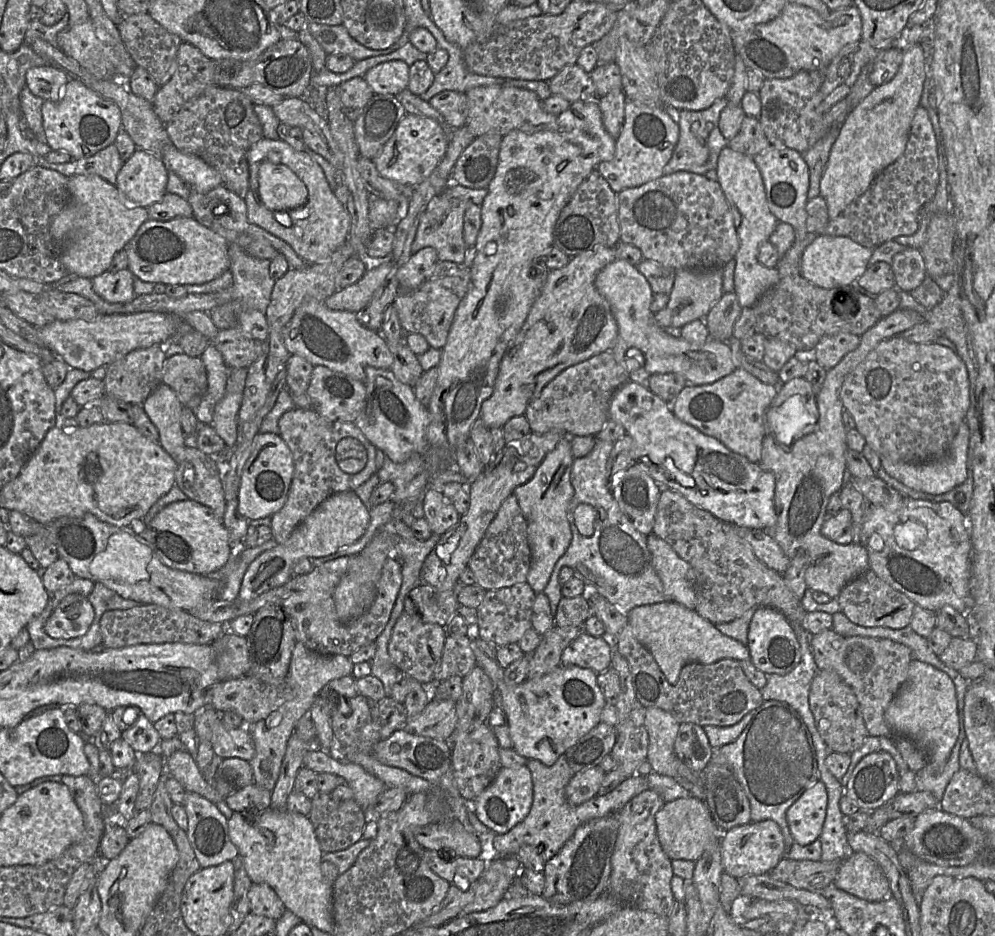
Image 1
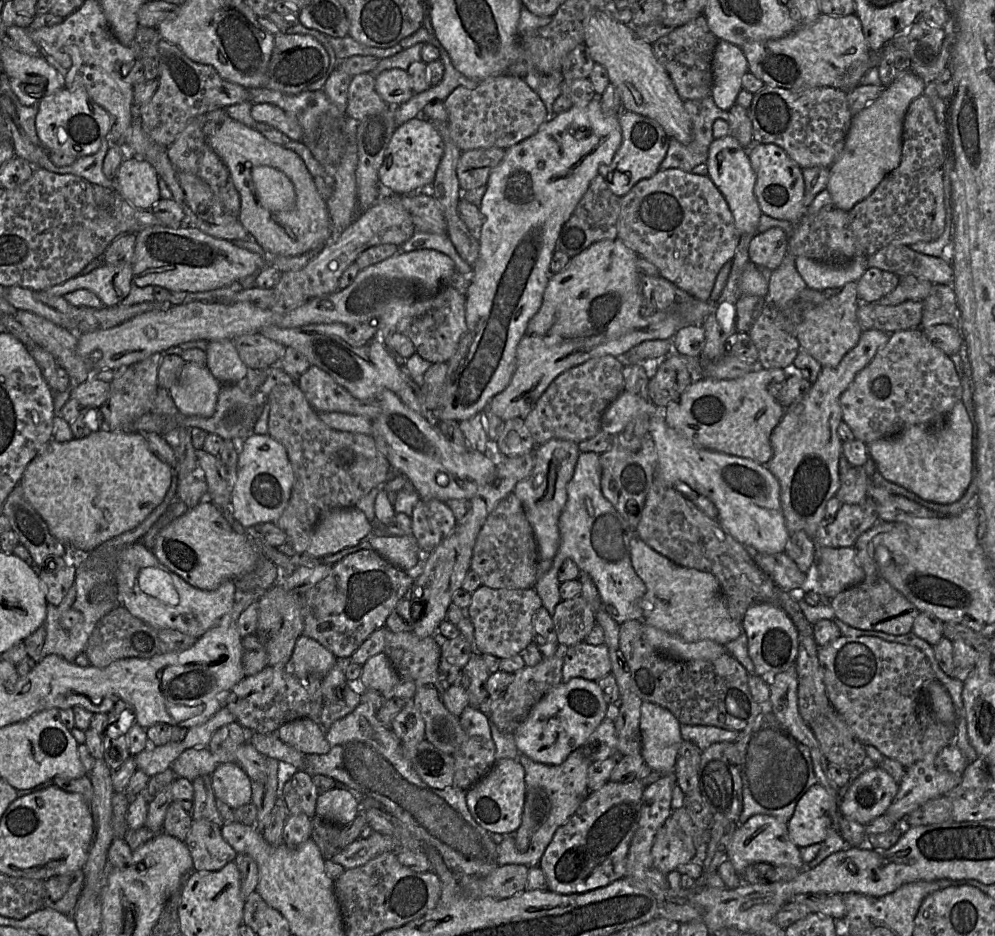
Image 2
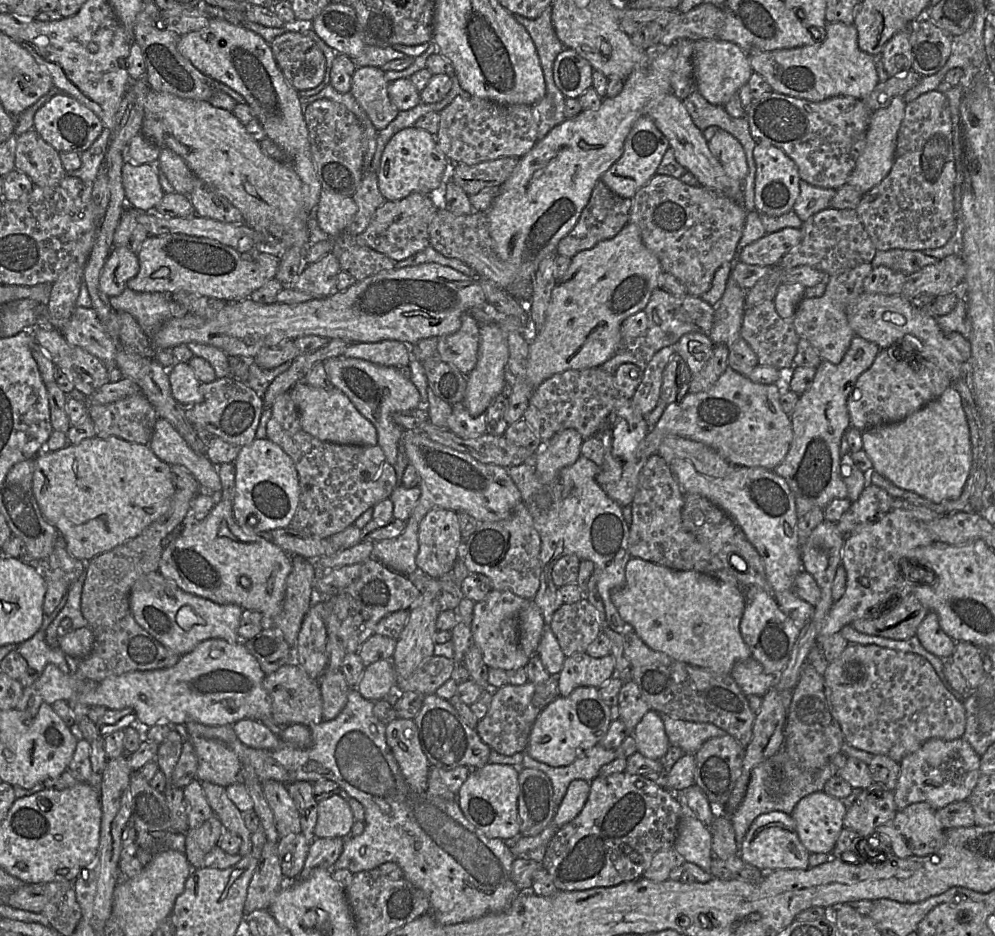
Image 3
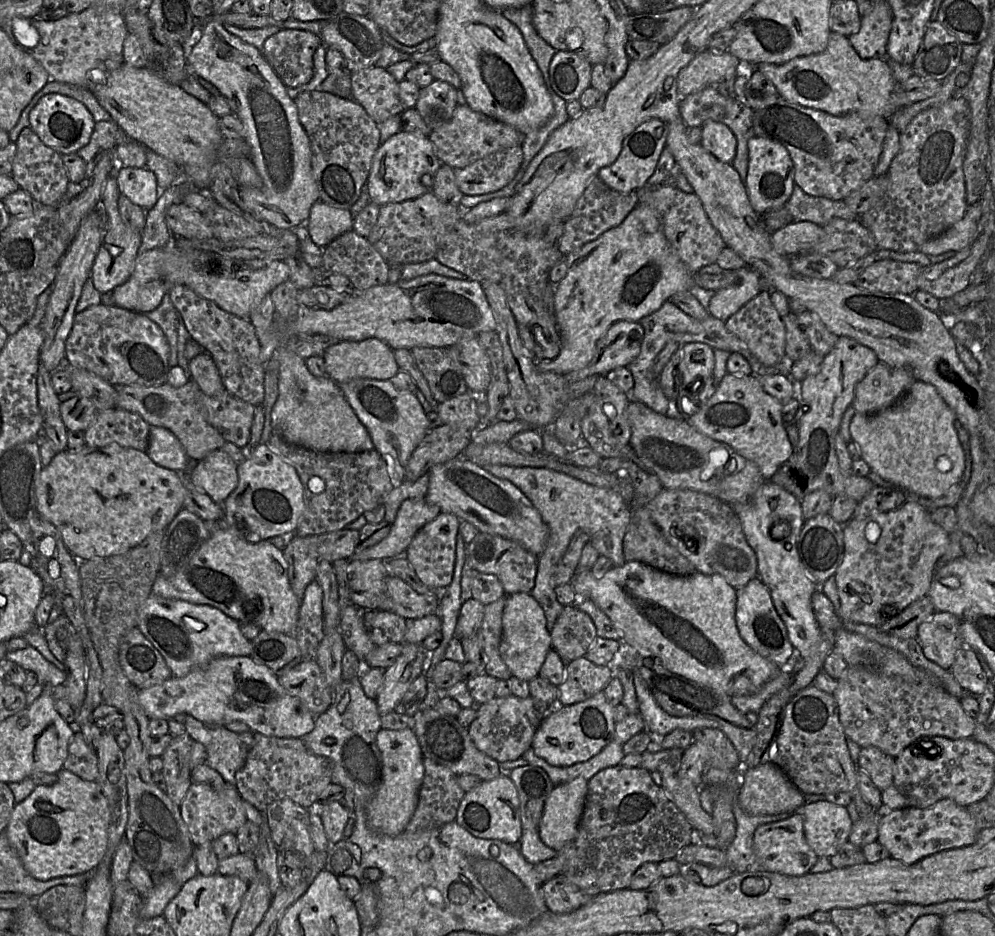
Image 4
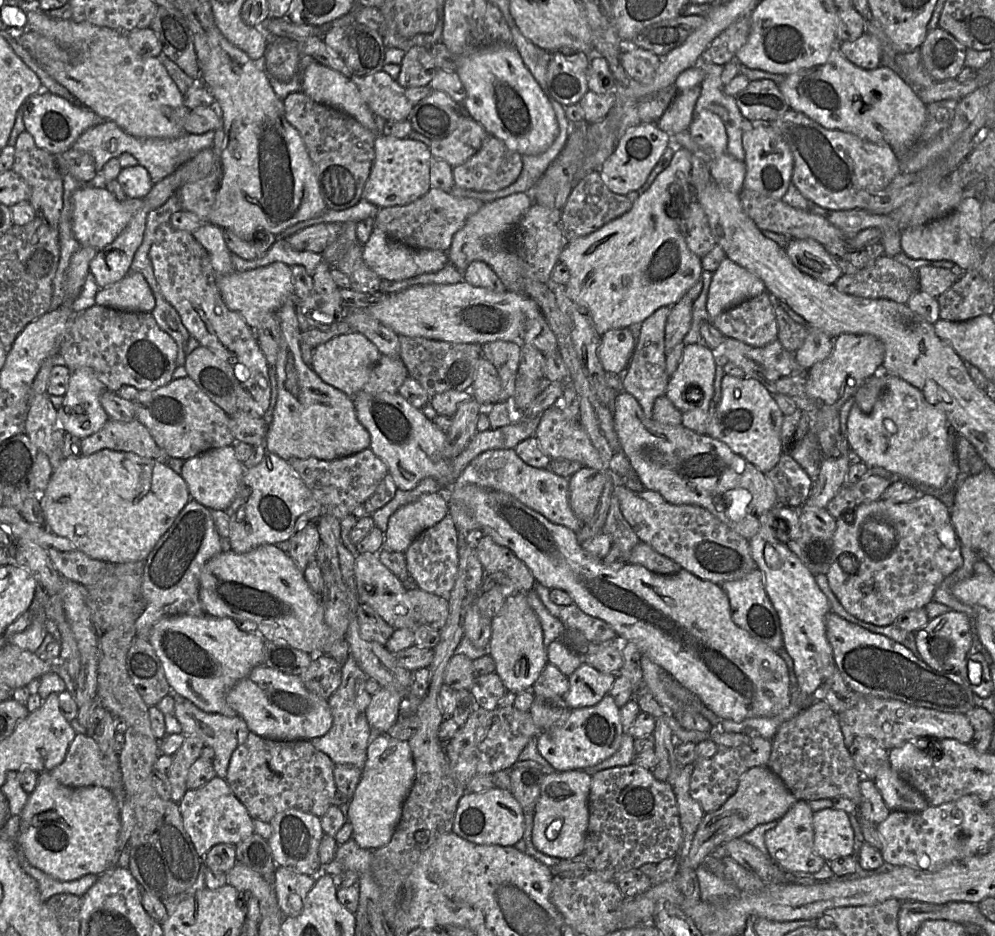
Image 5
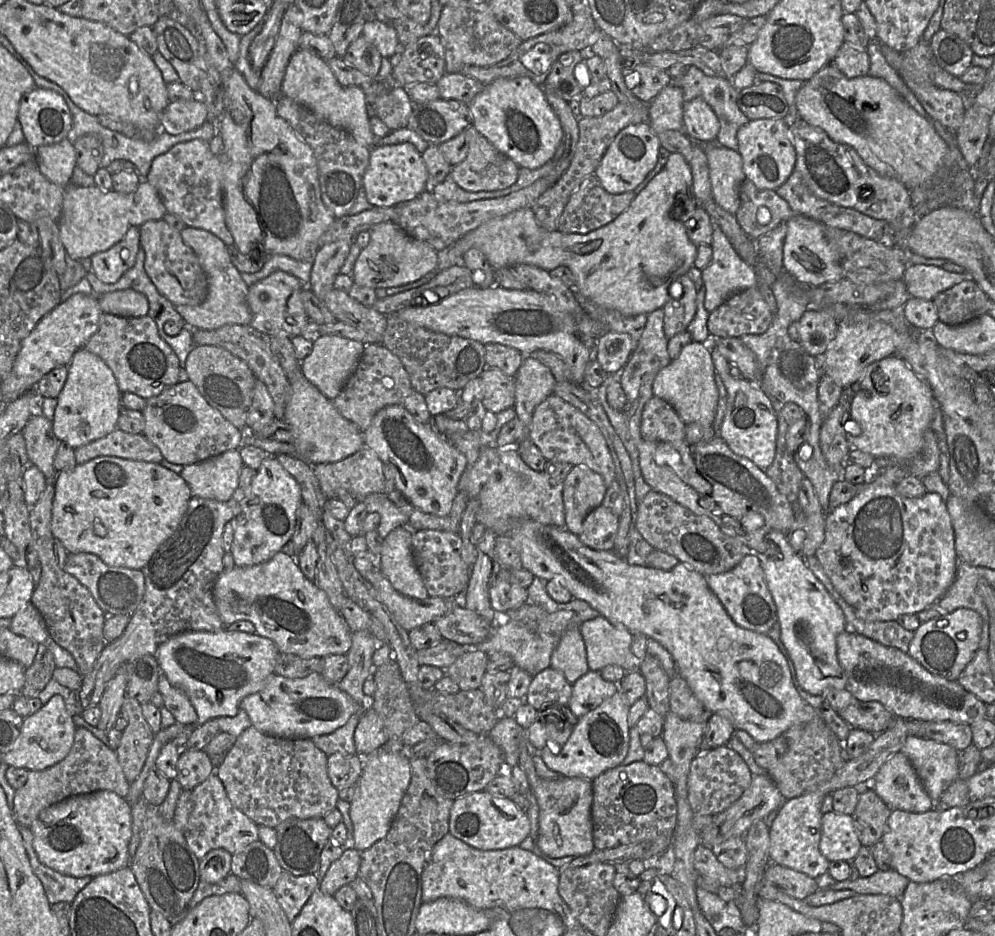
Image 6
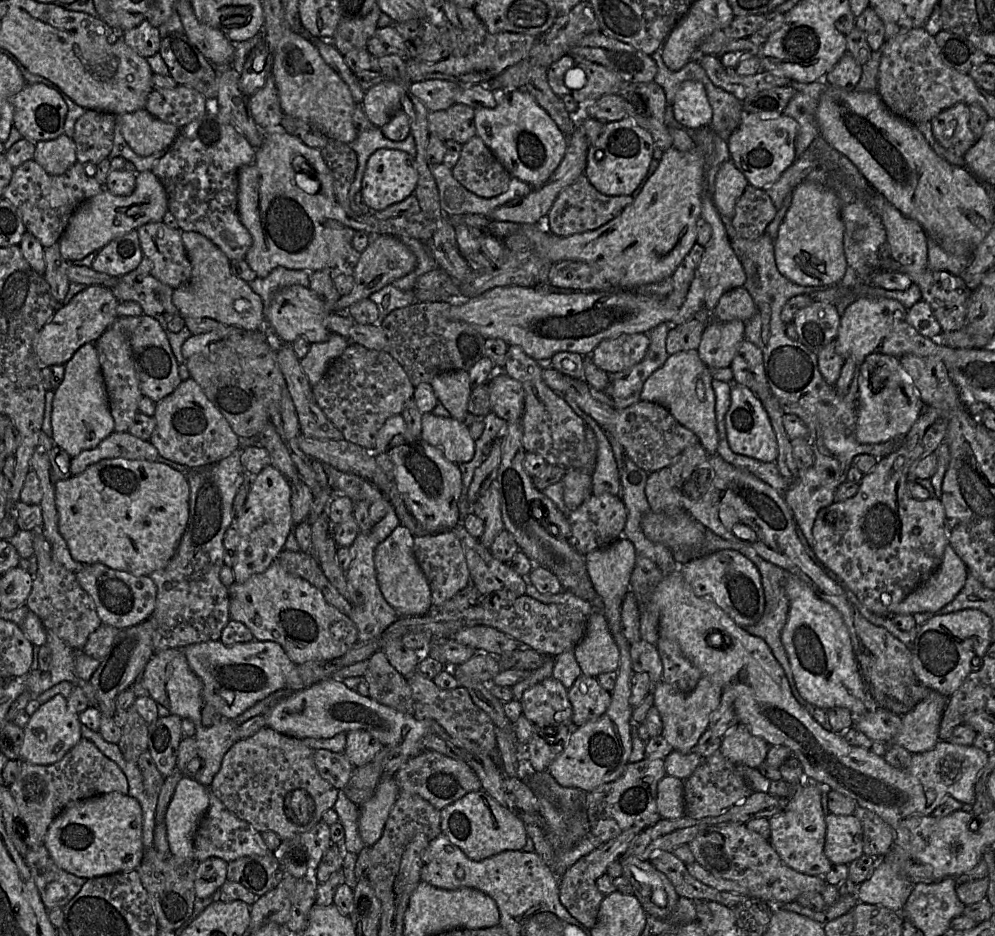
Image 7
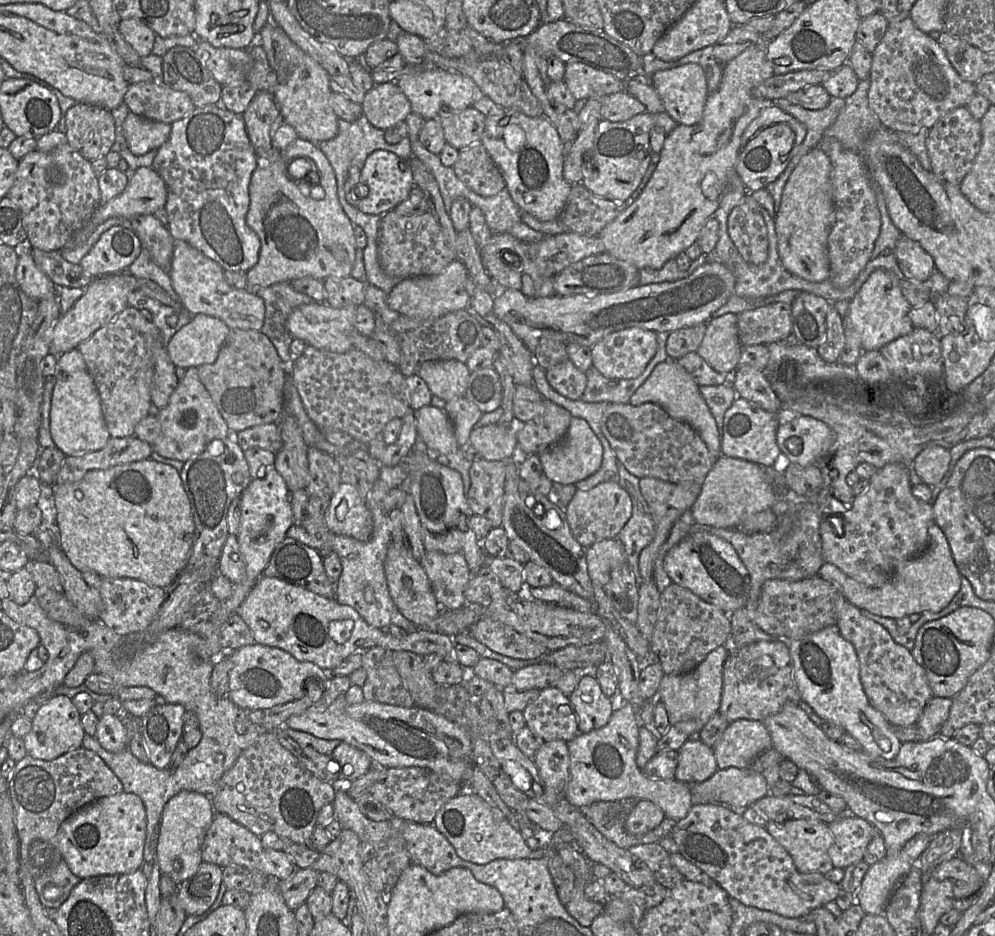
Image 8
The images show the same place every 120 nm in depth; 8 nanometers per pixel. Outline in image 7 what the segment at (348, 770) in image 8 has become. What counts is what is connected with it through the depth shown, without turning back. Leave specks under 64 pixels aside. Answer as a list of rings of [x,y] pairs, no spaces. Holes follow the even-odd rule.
[[[353,730],[347,733],[345,756],[355,768],[371,762],[384,745],[365,730]]]

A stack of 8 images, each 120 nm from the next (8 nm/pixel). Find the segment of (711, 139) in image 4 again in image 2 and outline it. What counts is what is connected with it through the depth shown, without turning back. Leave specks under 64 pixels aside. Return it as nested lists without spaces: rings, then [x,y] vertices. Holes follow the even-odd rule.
[[[729,134],[723,138],[713,140],[705,165],[708,167],[708,177],[728,203],[736,228],[740,234],[756,235],[759,233],[758,225],[762,212],[754,192],[756,174],[752,168],[748,151]]]

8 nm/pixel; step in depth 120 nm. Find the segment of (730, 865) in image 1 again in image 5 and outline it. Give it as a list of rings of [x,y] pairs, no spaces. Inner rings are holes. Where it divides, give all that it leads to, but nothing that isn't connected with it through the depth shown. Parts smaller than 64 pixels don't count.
[[[797,800],[787,813],[778,821],[775,828],[765,833],[765,845],[769,857],[784,870],[811,873],[818,872],[826,861],[815,850],[814,847],[814,811],[808,801]]]

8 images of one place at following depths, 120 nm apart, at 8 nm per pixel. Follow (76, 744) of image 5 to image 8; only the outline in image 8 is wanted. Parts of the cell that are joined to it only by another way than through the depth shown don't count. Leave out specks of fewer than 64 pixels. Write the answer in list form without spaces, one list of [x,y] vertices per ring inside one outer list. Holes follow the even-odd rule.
[[[83,746],[70,750],[62,756],[45,761],[28,754],[16,764],[8,780],[8,789],[15,809],[16,828],[20,840],[21,864],[31,872],[34,879],[57,866],[64,860],[59,849],[57,833],[60,825],[71,815],[94,801],[124,792],[123,784],[104,760]]]

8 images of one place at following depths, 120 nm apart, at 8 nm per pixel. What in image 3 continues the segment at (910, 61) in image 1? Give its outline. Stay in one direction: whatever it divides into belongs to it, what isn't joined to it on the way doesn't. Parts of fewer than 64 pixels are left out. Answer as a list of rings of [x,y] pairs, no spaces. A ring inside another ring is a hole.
[[[898,96],[892,100],[889,106],[872,112],[865,147],[847,180],[847,184],[854,186],[862,194],[878,185],[892,169],[897,149],[898,131],[904,117],[906,105],[903,96]]]

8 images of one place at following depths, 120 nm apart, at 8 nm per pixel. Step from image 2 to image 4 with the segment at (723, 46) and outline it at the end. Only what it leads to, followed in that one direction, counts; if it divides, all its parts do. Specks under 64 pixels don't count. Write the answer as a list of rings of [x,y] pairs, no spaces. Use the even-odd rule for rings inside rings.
[[[707,49],[701,52],[678,74],[677,91],[680,97],[716,85],[727,72],[736,73],[740,62],[729,51],[714,53]]]

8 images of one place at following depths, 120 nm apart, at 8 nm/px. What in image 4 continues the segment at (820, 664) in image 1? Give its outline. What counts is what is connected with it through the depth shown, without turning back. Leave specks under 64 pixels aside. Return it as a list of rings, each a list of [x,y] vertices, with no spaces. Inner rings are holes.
[[[847,666],[837,680],[837,687],[832,696],[837,703],[839,720],[846,737],[861,748],[874,746],[893,758],[919,738],[941,736],[952,740],[966,739],[972,737],[975,729],[975,719],[962,709],[960,699],[949,694],[941,685],[912,684],[900,678]]]

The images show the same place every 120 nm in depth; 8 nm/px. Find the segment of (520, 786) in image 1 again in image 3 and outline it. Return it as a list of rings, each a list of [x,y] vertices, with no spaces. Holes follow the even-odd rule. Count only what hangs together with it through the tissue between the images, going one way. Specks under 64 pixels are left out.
[[[488,763],[473,769],[457,794],[465,818],[488,838],[501,840],[519,837],[518,794],[519,771],[513,766]]]

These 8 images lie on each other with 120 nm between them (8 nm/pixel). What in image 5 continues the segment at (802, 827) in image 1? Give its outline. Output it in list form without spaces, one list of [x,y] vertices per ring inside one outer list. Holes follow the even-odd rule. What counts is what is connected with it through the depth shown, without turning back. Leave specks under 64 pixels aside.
[[[832,808],[814,812],[814,847],[826,861],[853,855],[855,837],[849,814]]]

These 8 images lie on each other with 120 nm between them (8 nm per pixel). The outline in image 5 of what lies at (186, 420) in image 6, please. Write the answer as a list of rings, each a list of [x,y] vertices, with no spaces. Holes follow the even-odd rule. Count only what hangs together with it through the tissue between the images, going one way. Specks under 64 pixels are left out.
[[[189,376],[171,380],[154,390],[141,390],[133,400],[136,419],[147,427],[156,444],[171,458],[187,460],[211,449],[236,443],[229,415]]]

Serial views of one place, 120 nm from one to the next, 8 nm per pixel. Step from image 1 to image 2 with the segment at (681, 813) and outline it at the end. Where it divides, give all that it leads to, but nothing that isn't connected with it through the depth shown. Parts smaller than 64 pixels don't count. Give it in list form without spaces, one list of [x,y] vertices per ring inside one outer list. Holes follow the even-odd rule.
[[[670,816],[664,824],[658,829],[651,848],[651,855],[654,866],[663,874],[667,875],[679,865],[686,864],[696,860],[696,848],[693,838],[685,834],[678,826],[677,822]]]

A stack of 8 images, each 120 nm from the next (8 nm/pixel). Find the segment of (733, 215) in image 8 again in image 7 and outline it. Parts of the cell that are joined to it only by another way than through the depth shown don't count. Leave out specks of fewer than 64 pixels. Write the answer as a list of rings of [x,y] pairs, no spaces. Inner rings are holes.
[[[748,183],[735,205],[732,225],[742,238],[754,240],[766,232],[777,211],[765,188]]]

